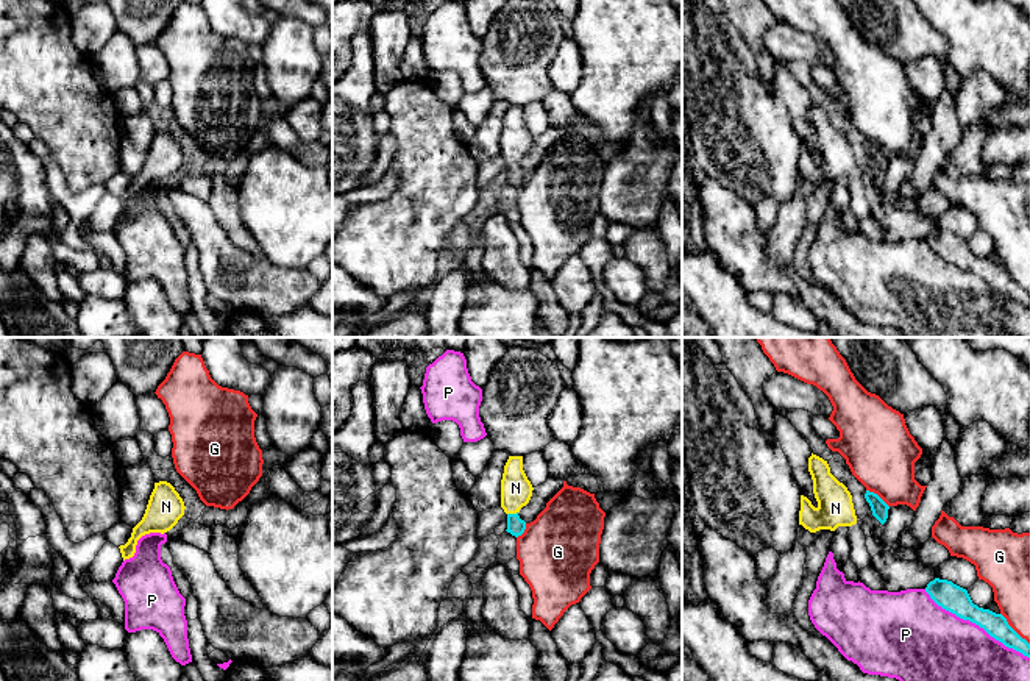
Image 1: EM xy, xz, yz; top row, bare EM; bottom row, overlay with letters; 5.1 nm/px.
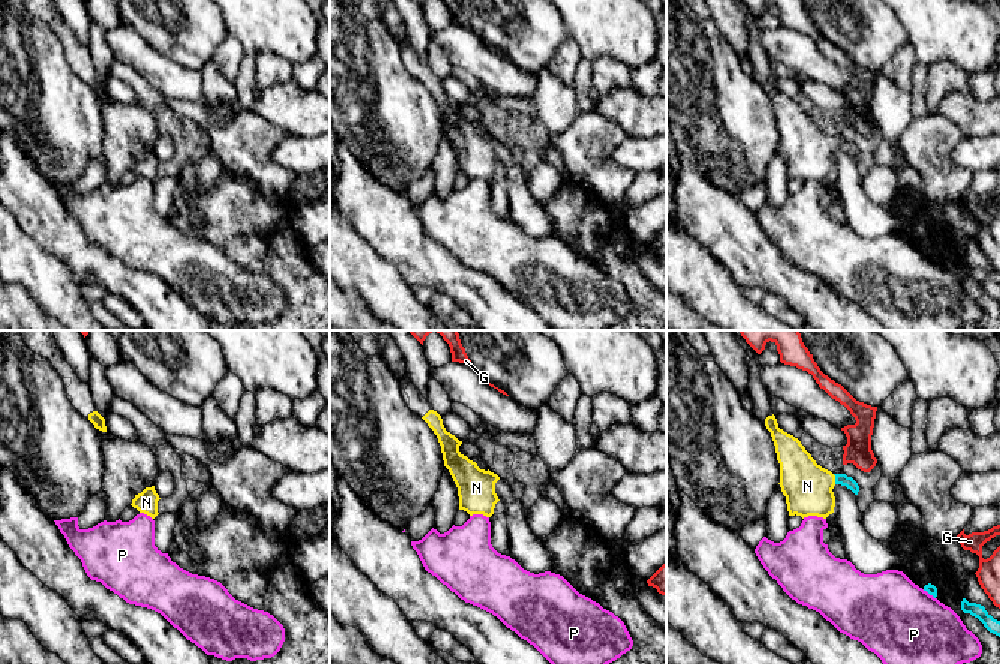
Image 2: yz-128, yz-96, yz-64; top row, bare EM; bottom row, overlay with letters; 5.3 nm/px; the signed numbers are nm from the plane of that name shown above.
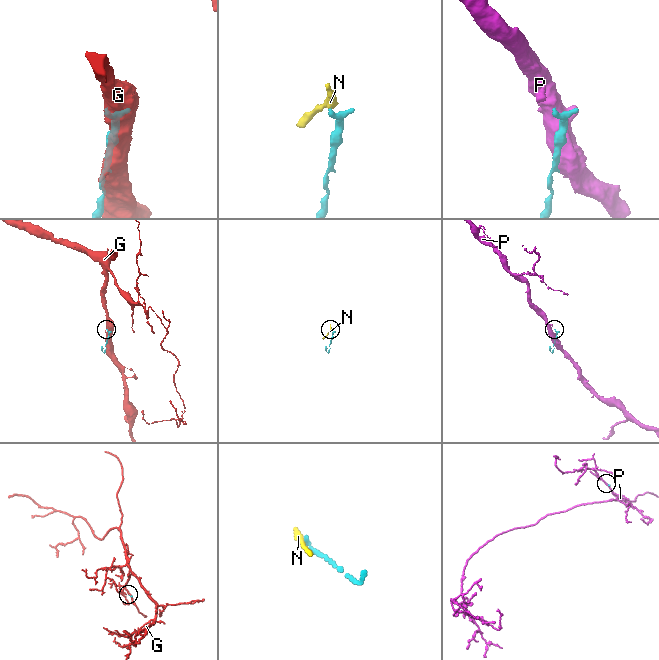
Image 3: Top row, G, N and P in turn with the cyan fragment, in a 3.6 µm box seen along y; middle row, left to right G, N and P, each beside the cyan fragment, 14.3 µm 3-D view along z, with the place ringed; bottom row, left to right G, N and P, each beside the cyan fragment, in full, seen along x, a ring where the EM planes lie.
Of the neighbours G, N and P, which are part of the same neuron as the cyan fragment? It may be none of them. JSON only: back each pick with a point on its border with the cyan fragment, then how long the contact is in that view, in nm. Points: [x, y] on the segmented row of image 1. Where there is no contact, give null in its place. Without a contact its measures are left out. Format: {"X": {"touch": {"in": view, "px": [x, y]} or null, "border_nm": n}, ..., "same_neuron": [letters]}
{"N": {"touch": {"in": "xz", "px": [512, 514]}, "border_nm": 60}, "same_neuron": ["N"]}

